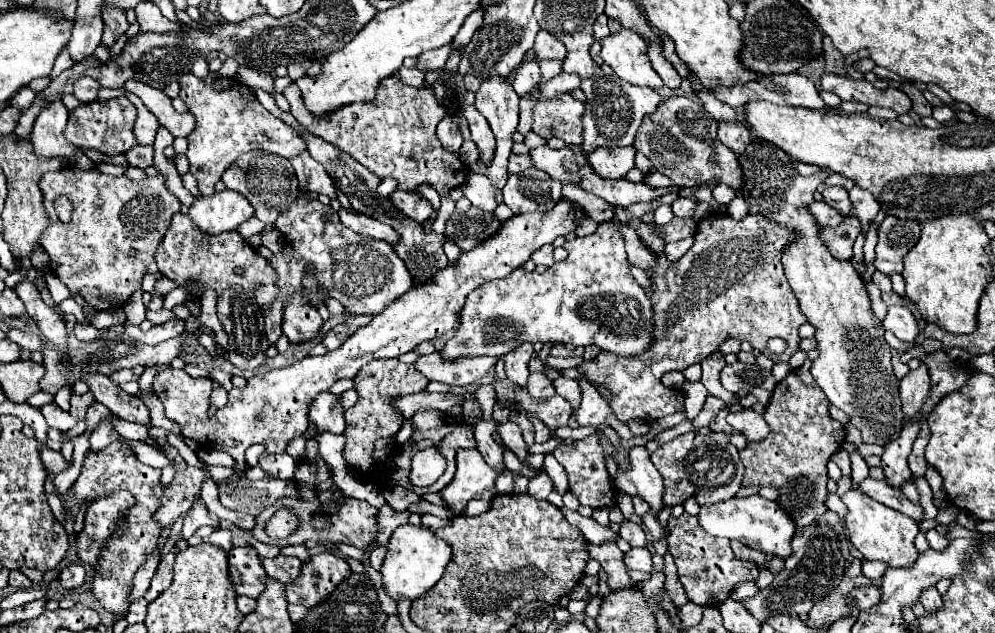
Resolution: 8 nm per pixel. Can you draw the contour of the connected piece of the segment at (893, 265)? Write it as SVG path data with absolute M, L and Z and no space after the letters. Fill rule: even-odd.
M886 217L878 231L876 269L890 275L902 271L902 259L920 239L920 223L910 219Z

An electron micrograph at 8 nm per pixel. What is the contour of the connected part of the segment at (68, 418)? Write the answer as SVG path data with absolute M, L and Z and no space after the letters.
M48 403L44 407L40 407L46 423L54 429L60 429L60 431L68 431L68 429L74 429L76 427L76 421L74 417L68 413L68 411L62 411L56 403Z

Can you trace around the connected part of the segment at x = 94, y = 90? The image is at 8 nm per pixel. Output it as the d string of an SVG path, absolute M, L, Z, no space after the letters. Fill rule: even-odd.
M80 77L76 83L74 83L74 95L78 101L82 103L92 103L98 99L98 91L100 91L100 83L92 77Z

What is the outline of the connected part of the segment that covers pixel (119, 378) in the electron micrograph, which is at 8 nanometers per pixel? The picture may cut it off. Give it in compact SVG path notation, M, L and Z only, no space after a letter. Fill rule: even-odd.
M132 367L132 369L122 369L110 375L110 379L120 385L120 383L128 383L128 381L138 381L138 377L144 373L144 367Z

